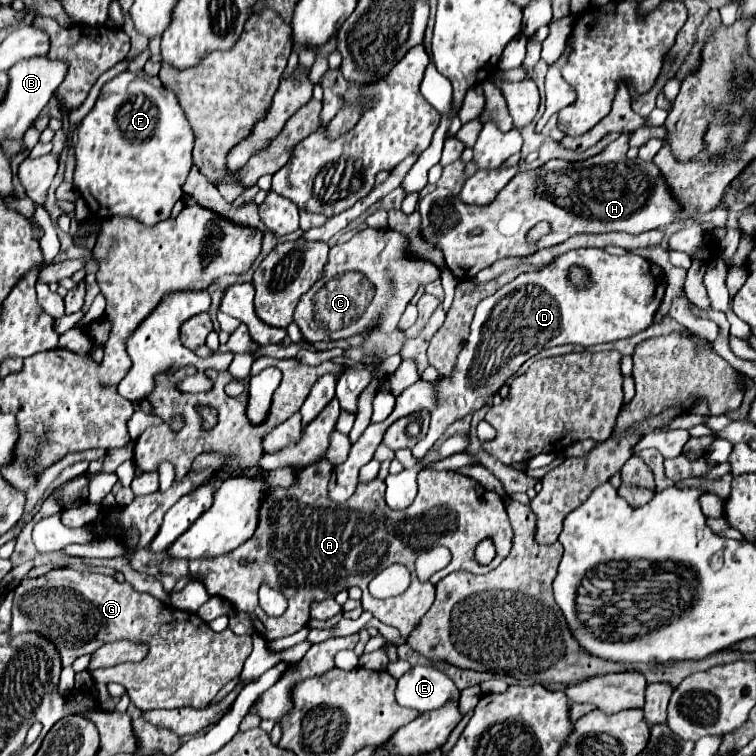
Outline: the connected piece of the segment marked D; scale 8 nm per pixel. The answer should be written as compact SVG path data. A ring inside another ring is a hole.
M580 248L570 250L556 258L550 266L540 272L528 272L502 286L496 294L484 298L474 314L472 332L468 342L458 354L456 368L450 378L442 378L436 386L430 386L424 380L418 380L406 388L398 398L392 414L380 422L370 424L358 442L352 444L348 460L334 468L330 478L330 498L334 502L346 502L358 484L358 472L374 456L374 450L382 442L382 436L390 424L398 418L408 416L416 410L430 410L430 428L422 440L412 449L416 458L424 457L444 430L454 422L464 418L470 412L476 412L494 396L508 378L512 378L518 368L538 354L542 348L552 348L560 344L580 344L594 346L604 342L614 342L630 338L652 324L656 310L662 304L666 290L664 272L636 254L612 256L602 248ZM572 266L584 268L588 272L586 286L578 288L568 280Z

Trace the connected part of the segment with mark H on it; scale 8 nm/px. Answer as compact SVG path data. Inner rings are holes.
M622 134L616 142L604 148L594 158L588 158L584 162L566 162L566 160L550 160L544 166L528 172L518 172L496 196L492 204L488 206L470 206L464 204L458 196L450 196L448 188L436 188L434 192L426 194L420 200L420 214L422 214L422 236L426 242L438 246L444 252L448 270L458 278L474 278L480 270L492 266L496 260L502 258L524 258L532 256L542 248L550 248L556 244L566 242L570 236L576 234L606 234L606 232L628 232L628 234L642 234L648 230L664 228L668 224L674 224L682 218L682 206L680 200L672 194L670 186L664 182L664 176L654 166L654 162L634 160L630 162L626 158L628 152L628 134ZM538 222L548 222L550 232L536 240L528 240L528 230L536 226ZM472 228L482 228L480 236L470 236Z

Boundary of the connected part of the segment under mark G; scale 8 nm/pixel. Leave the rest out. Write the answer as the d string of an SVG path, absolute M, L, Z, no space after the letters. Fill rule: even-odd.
M72 568L52 570L52 574L24 580L16 586L14 608L12 608L12 634L16 636L26 630L40 632L46 638L50 638L60 652L62 666L70 666L78 656L90 654L90 648L100 648L112 640L130 638L134 642L148 642L150 650L142 662L138 664L126 662L126 664L118 664L110 668L99 668L91 673L95 684L110 684L110 682L122 684L128 690L130 700L140 710L208 706L224 684L240 676L242 666L252 652L252 636L236 636L230 630L214 632L200 616L182 612L182 610L172 610L158 598L144 594L144 592L136 592L130 582L118 582L112 576L94 574L94 572L78 572Z

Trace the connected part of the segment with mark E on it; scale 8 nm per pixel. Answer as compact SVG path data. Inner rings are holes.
M412 666L396 688L396 700L400 706L414 708L418 712L430 712L446 704L450 698L458 700L460 692L454 682L438 668Z

